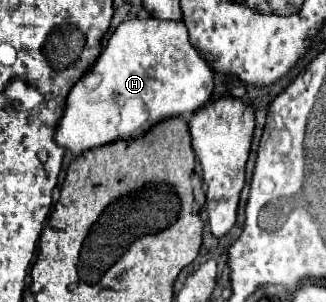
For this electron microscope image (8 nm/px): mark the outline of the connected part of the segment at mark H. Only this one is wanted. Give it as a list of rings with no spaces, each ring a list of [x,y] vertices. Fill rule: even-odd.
[[[123,21],[95,65],[73,85],[55,141],[73,157],[117,139],[137,139],[157,123],[203,109],[213,93],[213,71],[189,43],[183,21]]]

